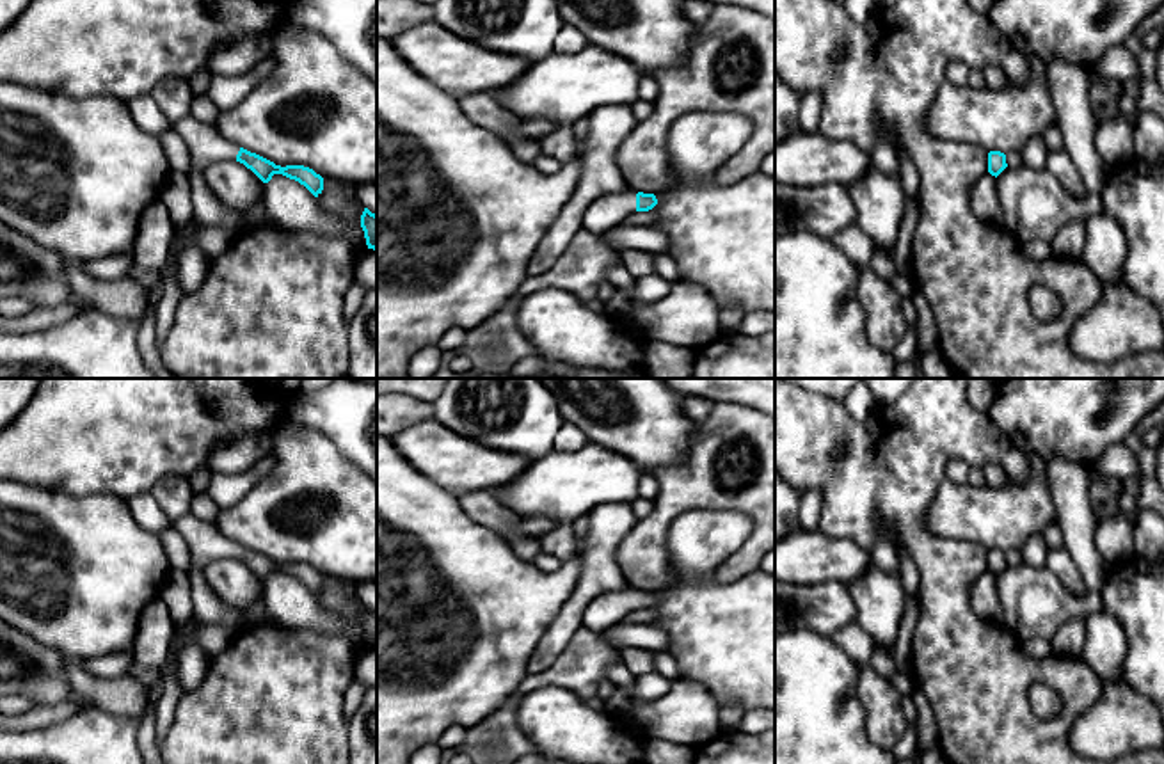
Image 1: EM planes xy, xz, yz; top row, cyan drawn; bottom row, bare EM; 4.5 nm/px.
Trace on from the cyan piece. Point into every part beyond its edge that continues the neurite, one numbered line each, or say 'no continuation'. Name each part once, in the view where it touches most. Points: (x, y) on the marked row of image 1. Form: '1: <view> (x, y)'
1: xz (606, 212)

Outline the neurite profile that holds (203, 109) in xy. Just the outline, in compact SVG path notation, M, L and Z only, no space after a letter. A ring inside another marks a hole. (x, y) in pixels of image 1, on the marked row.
M201 94L192 98L188 114L199 123L215 126L220 112L206 94Z

